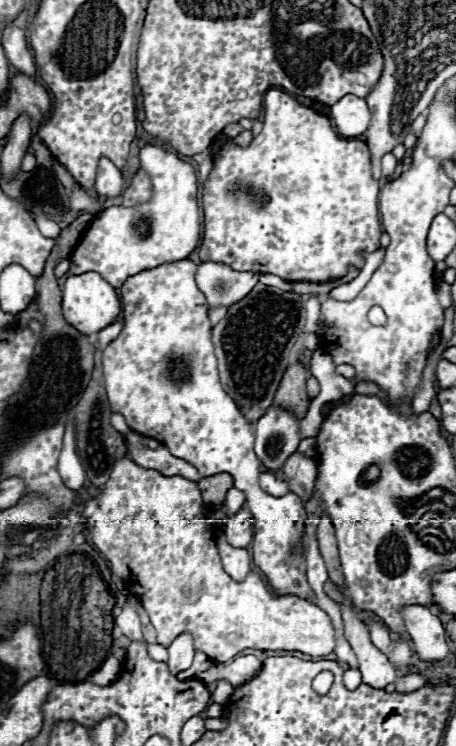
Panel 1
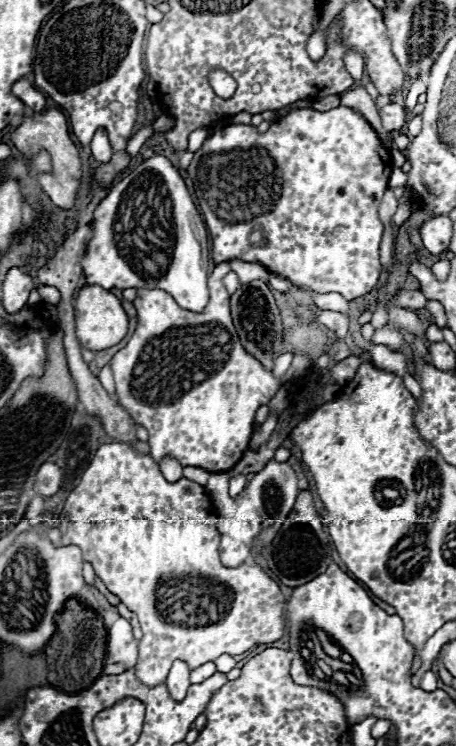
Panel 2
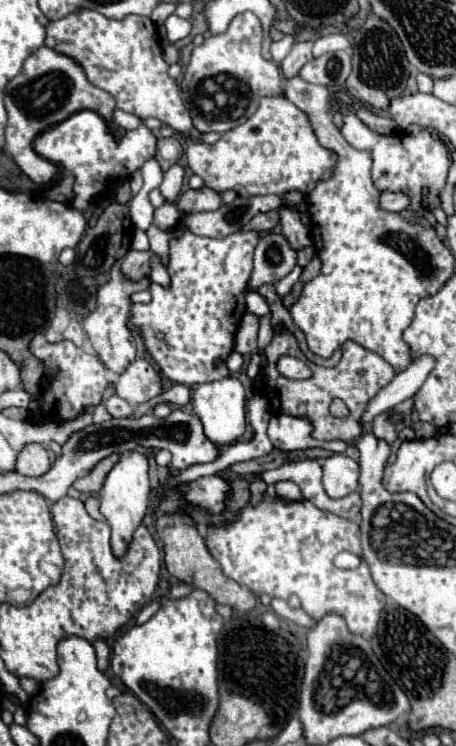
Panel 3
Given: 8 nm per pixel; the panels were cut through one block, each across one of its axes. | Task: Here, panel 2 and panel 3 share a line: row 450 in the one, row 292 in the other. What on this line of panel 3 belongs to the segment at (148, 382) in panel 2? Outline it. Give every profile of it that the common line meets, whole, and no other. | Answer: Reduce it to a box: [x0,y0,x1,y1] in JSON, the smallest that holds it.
[132,230,258,386]

